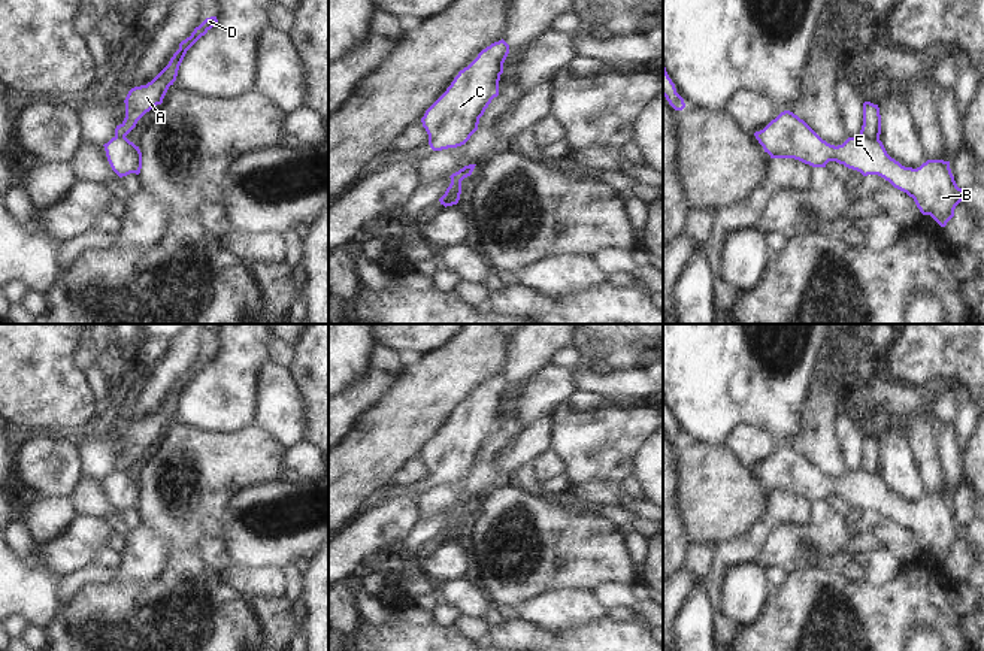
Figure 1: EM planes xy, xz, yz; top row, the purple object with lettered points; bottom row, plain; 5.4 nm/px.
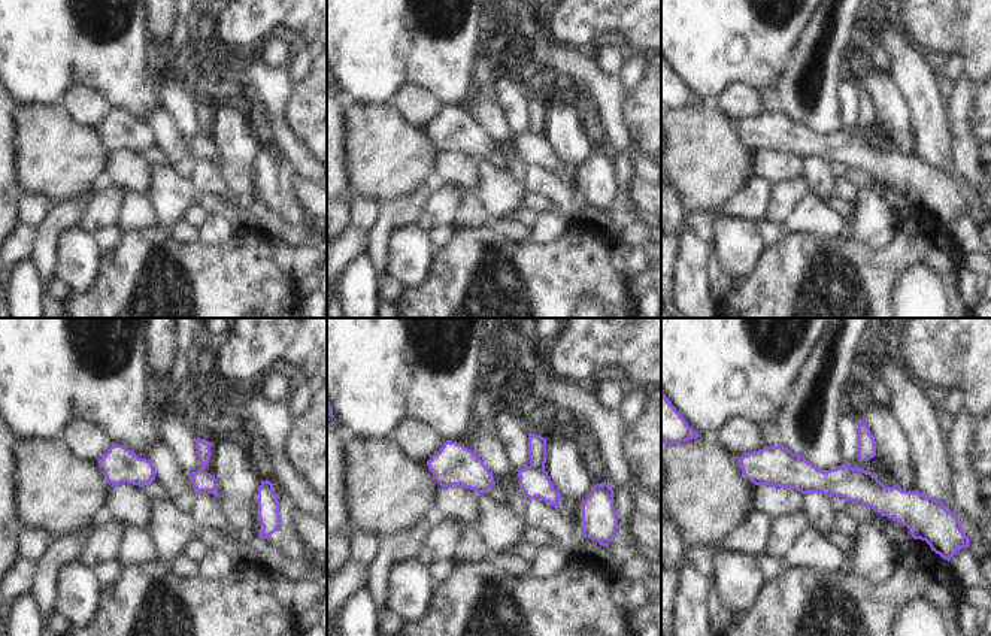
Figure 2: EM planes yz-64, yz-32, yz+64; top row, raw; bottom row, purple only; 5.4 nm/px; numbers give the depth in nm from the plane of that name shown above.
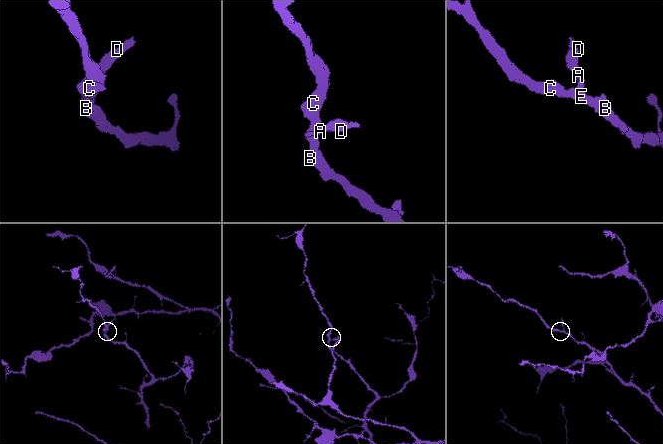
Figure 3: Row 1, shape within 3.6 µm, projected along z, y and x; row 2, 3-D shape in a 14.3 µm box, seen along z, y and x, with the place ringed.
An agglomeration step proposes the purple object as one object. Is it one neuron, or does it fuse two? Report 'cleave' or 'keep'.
cleave

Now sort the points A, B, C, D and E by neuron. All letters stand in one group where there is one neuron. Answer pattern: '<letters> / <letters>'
A D / B C E

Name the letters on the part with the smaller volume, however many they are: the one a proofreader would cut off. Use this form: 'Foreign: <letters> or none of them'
Foreign: A, D

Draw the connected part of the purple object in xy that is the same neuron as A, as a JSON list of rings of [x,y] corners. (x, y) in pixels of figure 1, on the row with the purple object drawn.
[[[217,16],[206,18],[194,28],[190,37],[179,43],[179,49],[173,54],[169,64],[151,82],[134,87],[128,91],[124,100],[125,118],[119,125],[116,125],[115,137],[125,137],[146,112],[163,103],[169,87],[176,81],[179,66],[187,51],[217,22]]]

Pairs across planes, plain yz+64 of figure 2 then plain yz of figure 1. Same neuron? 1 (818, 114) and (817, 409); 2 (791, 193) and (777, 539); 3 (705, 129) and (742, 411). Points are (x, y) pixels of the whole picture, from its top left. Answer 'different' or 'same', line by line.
1: same
2: same
3: different

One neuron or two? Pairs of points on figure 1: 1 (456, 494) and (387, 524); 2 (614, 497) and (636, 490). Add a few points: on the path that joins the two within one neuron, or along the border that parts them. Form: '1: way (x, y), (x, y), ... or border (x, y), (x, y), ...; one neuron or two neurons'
1: border (423, 494), (421, 515); two neurons
2: border (618, 484), (626, 493), (647, 499); two neurons

